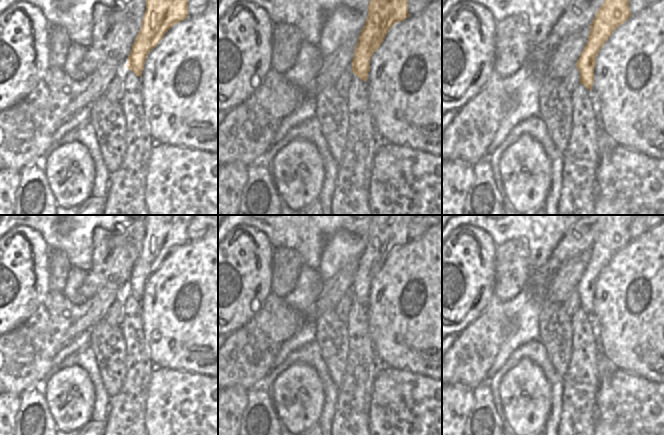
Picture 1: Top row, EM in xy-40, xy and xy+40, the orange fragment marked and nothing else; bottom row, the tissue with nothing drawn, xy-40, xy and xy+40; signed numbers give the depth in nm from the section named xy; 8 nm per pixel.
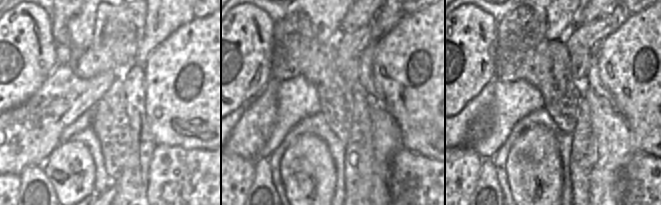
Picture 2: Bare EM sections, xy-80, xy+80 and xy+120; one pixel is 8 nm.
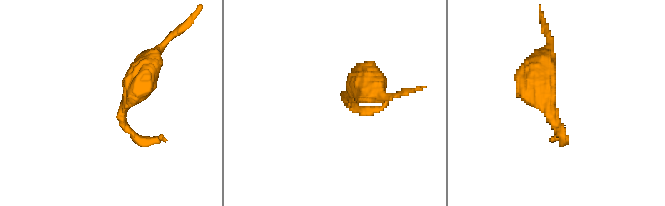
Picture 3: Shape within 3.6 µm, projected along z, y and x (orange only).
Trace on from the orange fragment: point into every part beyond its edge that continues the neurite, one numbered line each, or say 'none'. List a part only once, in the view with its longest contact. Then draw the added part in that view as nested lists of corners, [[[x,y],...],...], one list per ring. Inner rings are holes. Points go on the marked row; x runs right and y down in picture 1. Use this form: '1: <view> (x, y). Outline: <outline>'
none

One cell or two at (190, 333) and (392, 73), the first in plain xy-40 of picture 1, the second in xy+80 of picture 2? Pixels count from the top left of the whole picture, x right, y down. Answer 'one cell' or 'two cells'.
one cell

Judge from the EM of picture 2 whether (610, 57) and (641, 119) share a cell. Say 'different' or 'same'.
same

